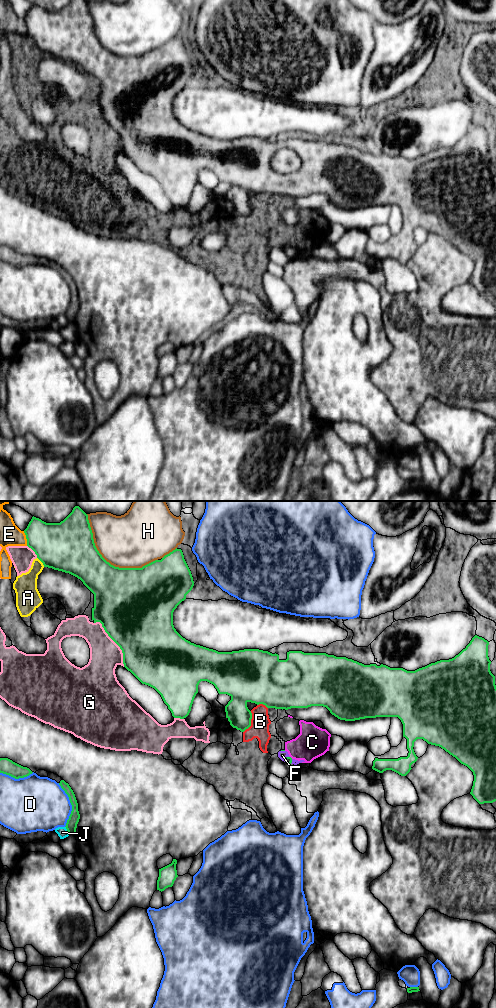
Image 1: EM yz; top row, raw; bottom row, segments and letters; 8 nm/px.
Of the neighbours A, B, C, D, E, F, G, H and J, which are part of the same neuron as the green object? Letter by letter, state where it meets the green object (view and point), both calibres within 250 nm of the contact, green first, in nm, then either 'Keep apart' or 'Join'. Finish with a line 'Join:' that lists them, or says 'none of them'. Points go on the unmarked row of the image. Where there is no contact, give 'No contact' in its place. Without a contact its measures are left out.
A: Touches green at yz (41, 49). Thickness 420 nm (green) against 190 nm. Keep apart
B: Touches green at yz (250, 210). Thickness 190 nm (green) against 150 nm. Keep apart
C: No contact. Keep apart
D: Touches green at yz (71, 292). Thickness 90 nm (green) against 440 nm. Keep apart
E: Touches green at yz (26, 26). Thickness 360 nm (green) against 180 nm. Keep apart
F: Touches green at yz (285, 246). Thickness 50 nm (green) against 70 nm. Keep apart
G: Touches green at yz (114, 129). Thickness 500 nm (green) against 240 nm. Keep apart
H: Touches green at yz (108, 50). Thickness 380 nm (green) against 440 nm. Keep apart
J: Touches green at yz (67, 318). Thickness 90 nm (green) against 90 nm. Keep apart
Join: none of them

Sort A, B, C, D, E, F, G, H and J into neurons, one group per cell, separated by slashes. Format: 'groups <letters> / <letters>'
groups A B C F G / D / E / H / J

